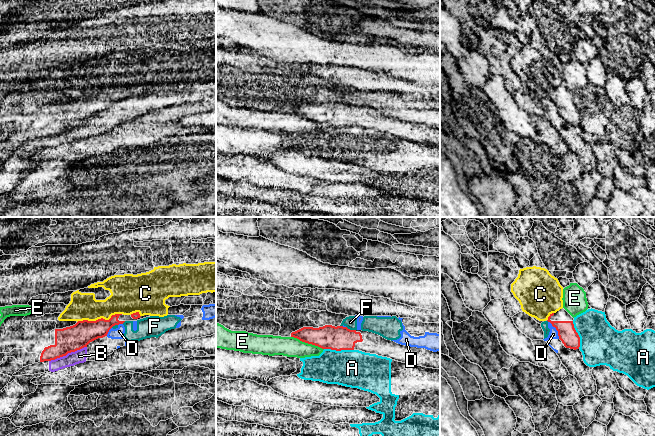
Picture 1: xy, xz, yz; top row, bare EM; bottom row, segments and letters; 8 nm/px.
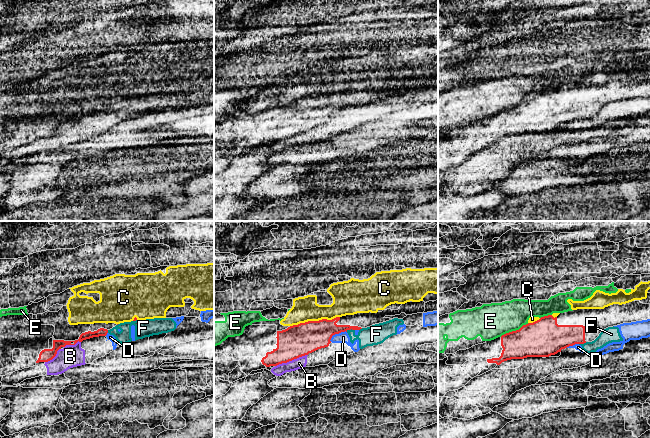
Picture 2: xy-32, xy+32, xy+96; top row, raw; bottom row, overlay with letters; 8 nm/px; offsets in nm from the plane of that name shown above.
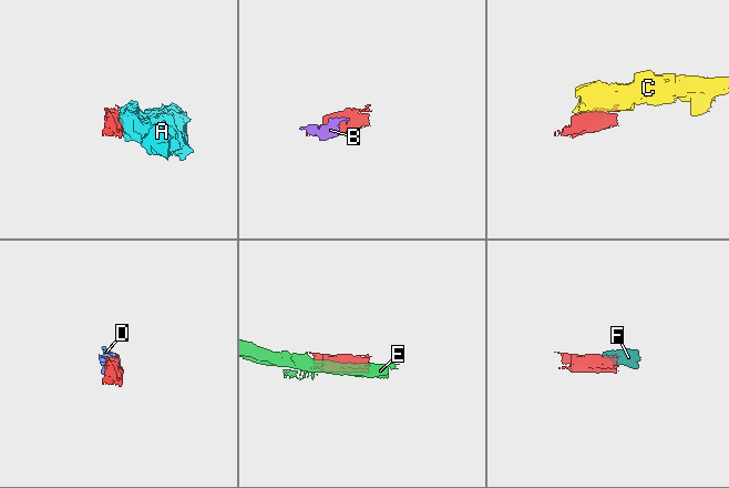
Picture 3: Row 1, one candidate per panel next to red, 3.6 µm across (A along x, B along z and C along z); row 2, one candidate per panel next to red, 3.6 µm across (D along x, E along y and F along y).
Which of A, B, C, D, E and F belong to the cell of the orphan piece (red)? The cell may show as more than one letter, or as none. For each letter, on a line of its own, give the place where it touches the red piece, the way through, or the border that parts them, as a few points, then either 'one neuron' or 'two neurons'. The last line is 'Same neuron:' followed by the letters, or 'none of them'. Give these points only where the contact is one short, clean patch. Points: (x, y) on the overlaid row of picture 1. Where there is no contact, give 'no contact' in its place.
A: contact xz (339, 350); two neurons
B: contact xy (67, 353); border xy (86, 346), (49, 361); two neurons
C: contact xy (99, 319); two neurons
D: contact yz (556, 329); border yz (548, 321), (557, 331), (559, 338); two neurons
E: contact xz (307, 342); two neurons
F: contact xz (351, 330); border xz (346, 326), (355, 330); two neurons
Same neuron: none of them

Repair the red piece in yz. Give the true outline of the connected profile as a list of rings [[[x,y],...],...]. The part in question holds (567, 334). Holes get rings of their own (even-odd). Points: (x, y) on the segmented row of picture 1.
[[[564,309],[550,314],[548,322],[558,331],[559,339],[566,348],[579,349],[580,337],[576,332],[573,324],[574,318]]]

